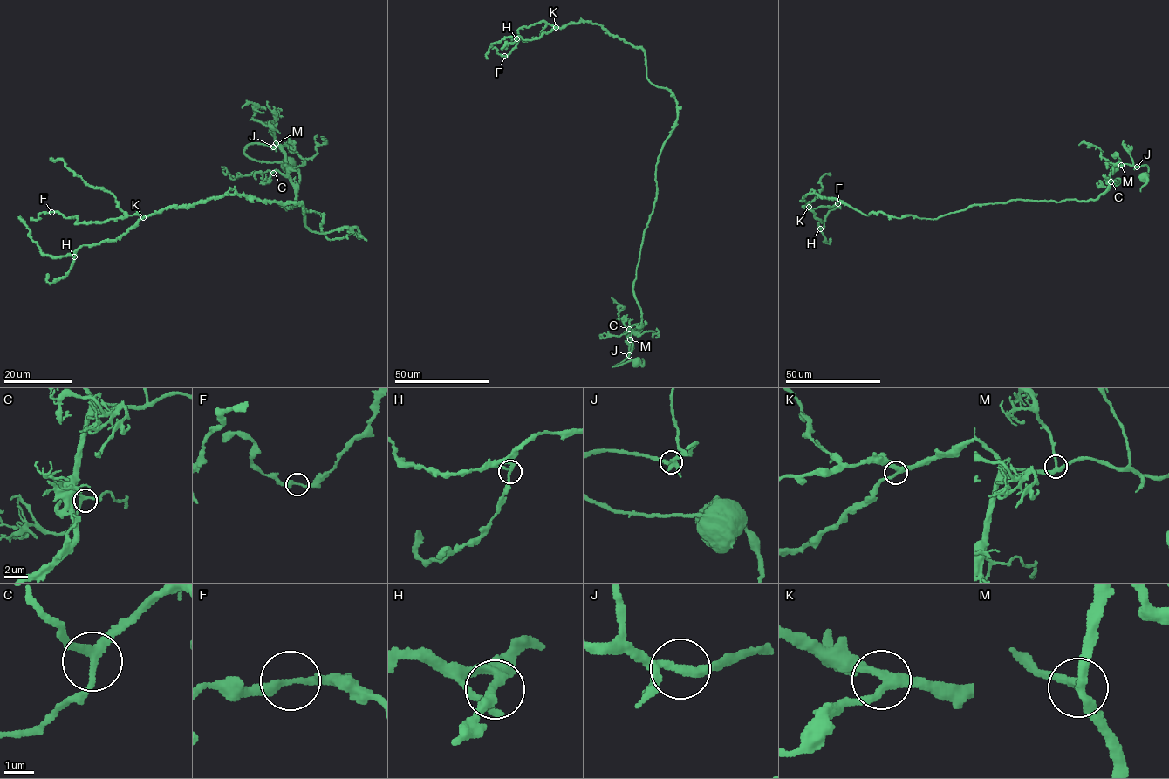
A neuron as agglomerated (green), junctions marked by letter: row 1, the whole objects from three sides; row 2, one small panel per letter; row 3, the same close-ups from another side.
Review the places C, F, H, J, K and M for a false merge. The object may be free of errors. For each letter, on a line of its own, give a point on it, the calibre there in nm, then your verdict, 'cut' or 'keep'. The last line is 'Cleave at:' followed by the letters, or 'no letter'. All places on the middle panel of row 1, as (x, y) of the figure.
C: at (629, 329); 240 nm thick; keep
F: at (504, 56); 280 nm thick; keep
H: at (516, 38); 200 nm thick; keep
J: at (629, 355); 200 nm thick; keep
K: at (556, 27); 300 nm thick; keep
M: at (630, 339); 280 nm thick; keep
Cleave at: no letter

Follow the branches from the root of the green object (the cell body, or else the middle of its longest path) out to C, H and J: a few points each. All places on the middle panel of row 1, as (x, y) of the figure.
C: (637, 363), (632, 359), (612, 366), (624, 361), (632, 350), (631, 334), (636, 326), (633, 324), (629, 329)
H: (637, 363), (612, 366), (641, 325), (633, 282), (675, 97), (649, 80), (641, 48), (598, 24), (516, 38)
J: (637, 363), (632, 359), (612, 366), (629, 355)

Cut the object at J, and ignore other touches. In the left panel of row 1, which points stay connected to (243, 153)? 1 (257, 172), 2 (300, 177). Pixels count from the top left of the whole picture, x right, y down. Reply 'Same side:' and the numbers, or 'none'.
Same side: 2

